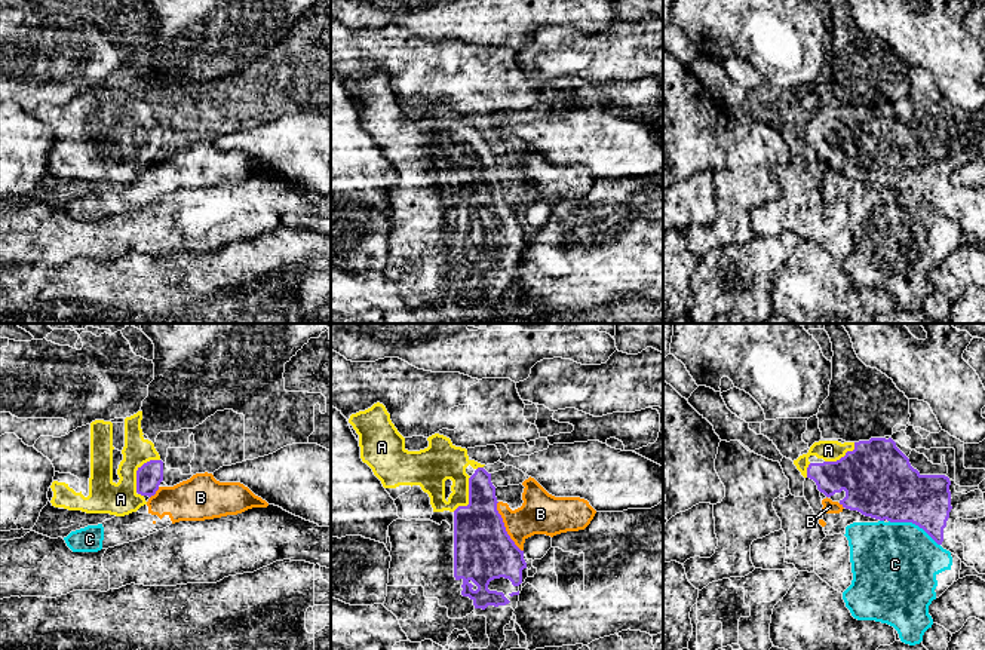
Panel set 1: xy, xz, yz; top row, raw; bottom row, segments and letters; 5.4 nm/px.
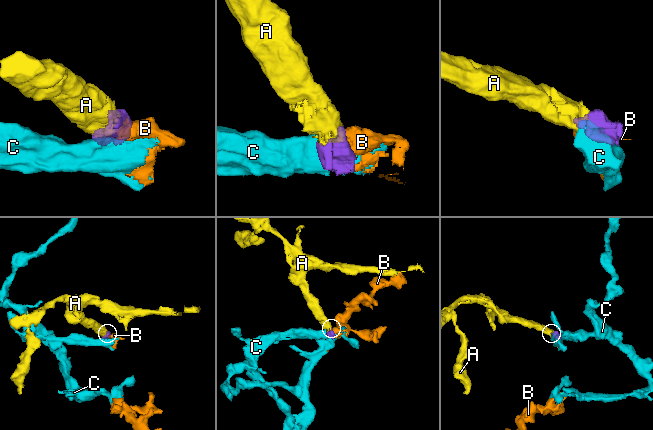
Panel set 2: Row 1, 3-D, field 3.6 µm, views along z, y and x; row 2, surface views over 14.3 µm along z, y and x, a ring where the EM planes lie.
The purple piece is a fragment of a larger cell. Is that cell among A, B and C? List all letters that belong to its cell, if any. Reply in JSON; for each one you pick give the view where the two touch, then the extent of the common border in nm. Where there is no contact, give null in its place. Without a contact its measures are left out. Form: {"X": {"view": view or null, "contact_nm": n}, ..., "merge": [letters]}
{"A": {"view": "xy", "contact_nm": 240}, "merge": ["A"]}

